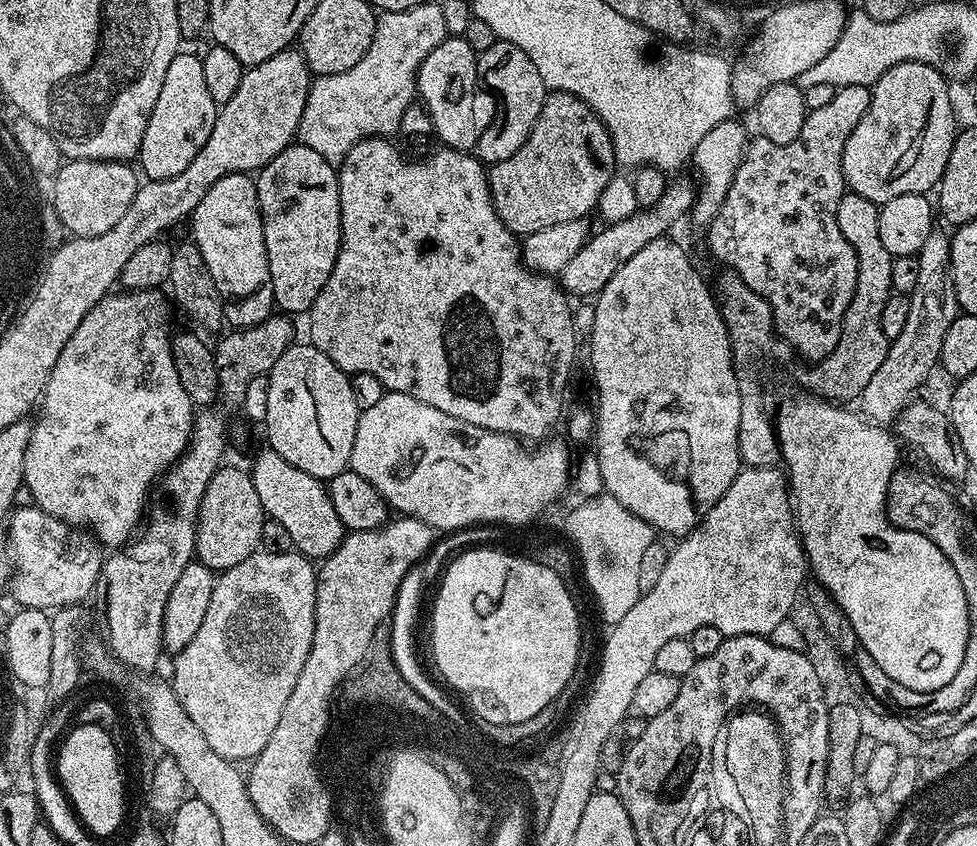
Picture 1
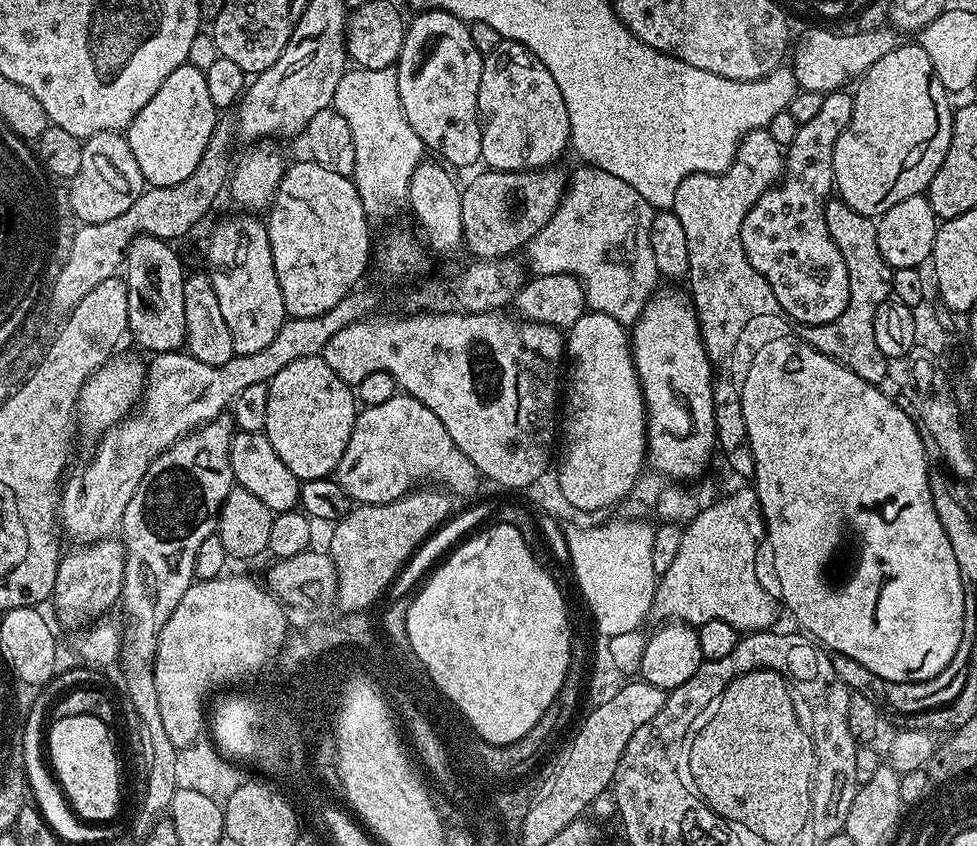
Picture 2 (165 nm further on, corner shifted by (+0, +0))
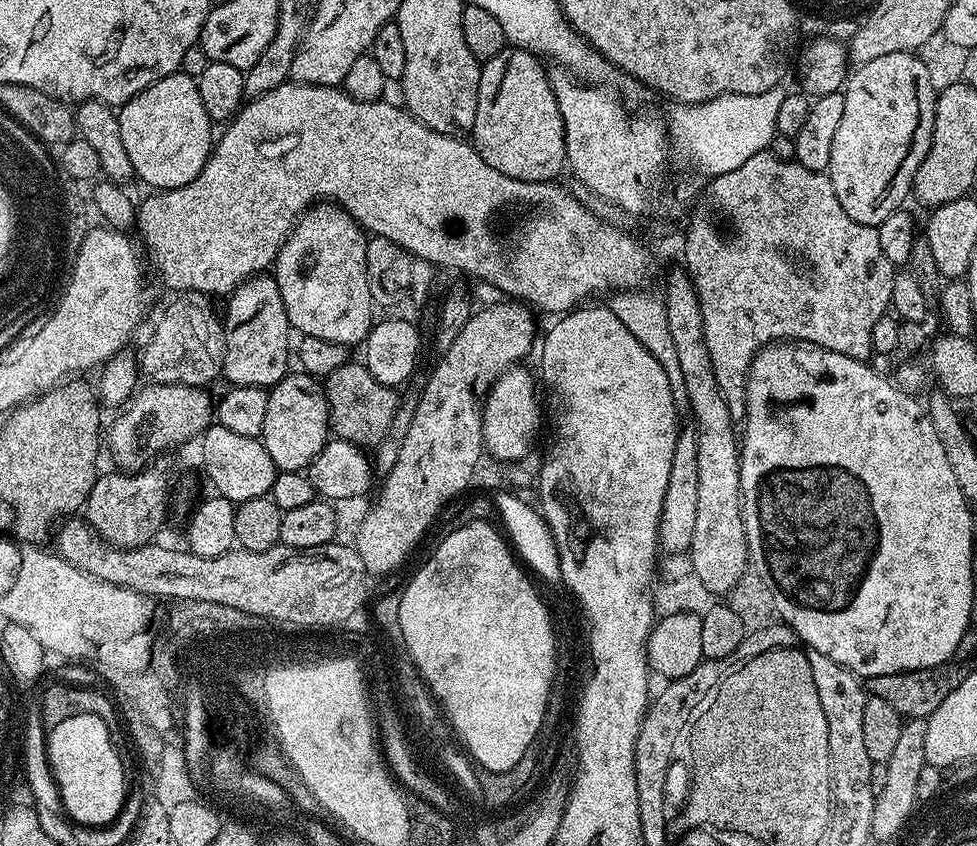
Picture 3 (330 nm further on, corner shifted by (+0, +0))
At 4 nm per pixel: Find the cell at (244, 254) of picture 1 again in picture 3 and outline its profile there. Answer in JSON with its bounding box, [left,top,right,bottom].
[222,274,288,389]

